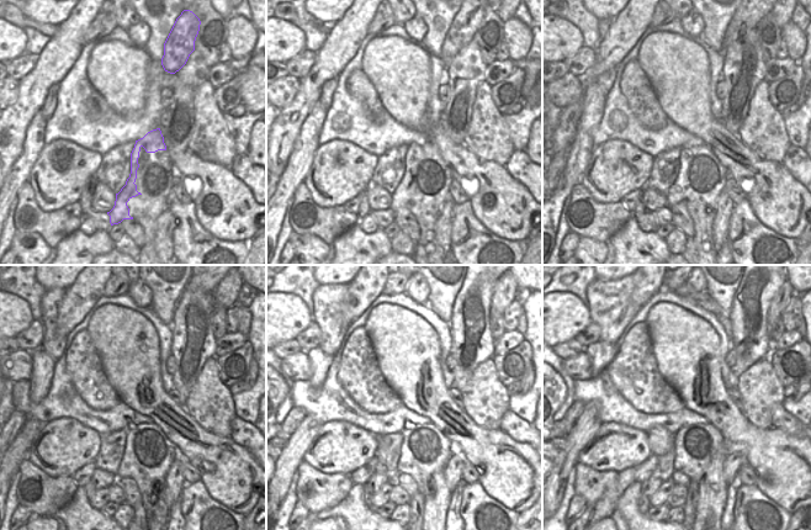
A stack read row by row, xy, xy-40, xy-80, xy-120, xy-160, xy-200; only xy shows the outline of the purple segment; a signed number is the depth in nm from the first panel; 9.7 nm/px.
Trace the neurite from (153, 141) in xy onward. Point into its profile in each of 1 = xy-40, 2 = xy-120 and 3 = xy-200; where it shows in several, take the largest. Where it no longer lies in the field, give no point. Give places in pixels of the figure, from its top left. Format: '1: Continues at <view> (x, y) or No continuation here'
1: Continues at xy-40 (404, 189)
2: Continues at xy-120 (127, 467)
3: Continues at xy-200 (683, 438)

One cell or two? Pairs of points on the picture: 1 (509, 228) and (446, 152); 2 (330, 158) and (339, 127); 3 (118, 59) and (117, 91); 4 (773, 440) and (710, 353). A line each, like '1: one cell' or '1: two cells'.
1: one cell
2: two cells
3: one cell
4: one cell

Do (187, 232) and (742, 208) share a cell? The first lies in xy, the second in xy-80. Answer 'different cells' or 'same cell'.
same cell

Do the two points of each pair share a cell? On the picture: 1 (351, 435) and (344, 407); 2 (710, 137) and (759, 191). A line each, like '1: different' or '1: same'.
1: different
2: same

